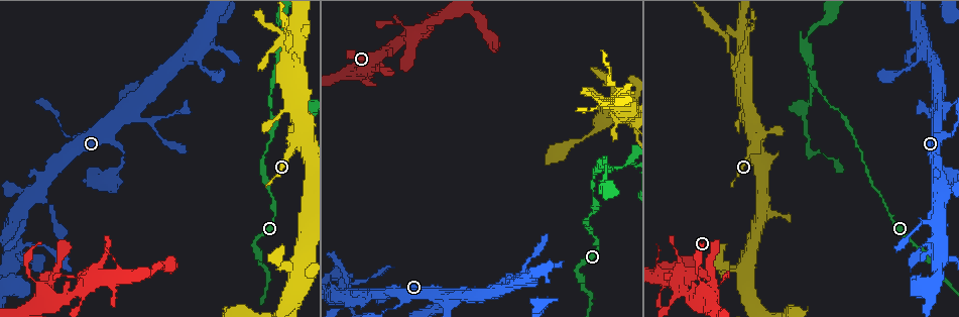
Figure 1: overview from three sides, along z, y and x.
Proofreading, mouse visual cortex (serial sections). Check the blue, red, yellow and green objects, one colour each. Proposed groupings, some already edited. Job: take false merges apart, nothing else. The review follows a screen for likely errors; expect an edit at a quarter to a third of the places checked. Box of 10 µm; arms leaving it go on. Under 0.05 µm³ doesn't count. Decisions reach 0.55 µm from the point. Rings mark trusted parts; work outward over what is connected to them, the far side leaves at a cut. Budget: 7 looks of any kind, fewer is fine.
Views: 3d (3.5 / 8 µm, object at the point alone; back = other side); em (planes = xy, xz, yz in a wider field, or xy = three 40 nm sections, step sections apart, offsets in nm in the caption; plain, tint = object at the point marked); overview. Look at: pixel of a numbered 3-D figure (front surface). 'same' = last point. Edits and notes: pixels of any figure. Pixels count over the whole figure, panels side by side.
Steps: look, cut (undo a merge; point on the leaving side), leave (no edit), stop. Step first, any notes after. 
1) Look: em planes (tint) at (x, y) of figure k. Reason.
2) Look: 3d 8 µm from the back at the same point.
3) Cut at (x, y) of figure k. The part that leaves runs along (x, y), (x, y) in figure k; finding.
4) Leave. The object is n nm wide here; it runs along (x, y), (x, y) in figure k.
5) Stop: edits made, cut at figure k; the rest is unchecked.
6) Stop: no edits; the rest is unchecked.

Look: 3d 3.5 µm from the back at (352, 300) of figure 1. Calibre changes.

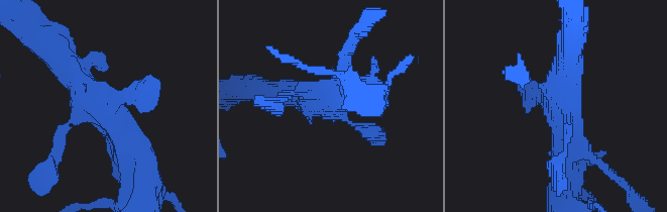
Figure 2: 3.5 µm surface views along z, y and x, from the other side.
Look: em planes (tint) at (562, 108) of figure 2.

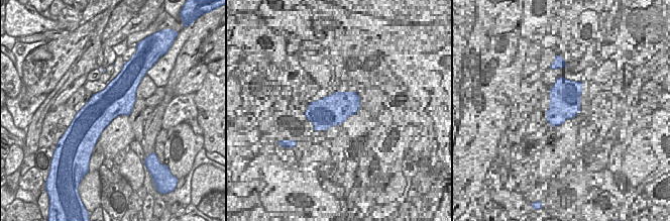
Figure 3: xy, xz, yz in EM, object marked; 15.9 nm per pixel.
Leave. It runs along (58, 54), (138, 150), (141, 163) in figure 2; one cell here.

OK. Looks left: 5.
Look: 3d 3.5 µm at (147, 121) of figure 1. Calibre changes.

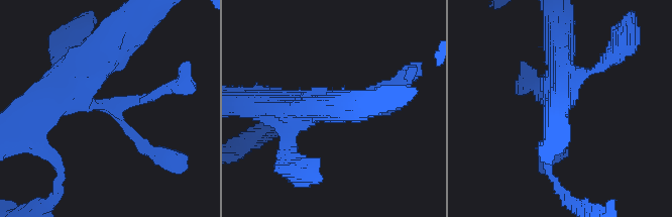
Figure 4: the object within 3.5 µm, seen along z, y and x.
Leave. It runs along (271, 109), (336, 106), (395, 83) in figure 4; one cell here.

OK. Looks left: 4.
Look: 3d 8 µm from the back at (273, 74) of figure 1. A fork.

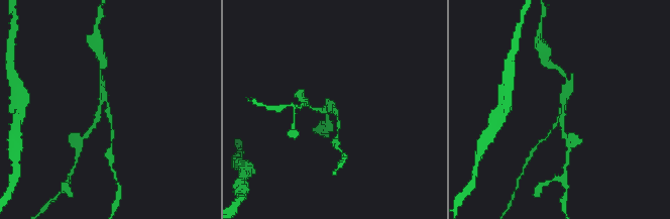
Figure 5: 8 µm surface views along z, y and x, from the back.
Look: em xy step 3 (tint) at the same point. 3 arms meet here; the arms are 150, 150, 250 nm wide.

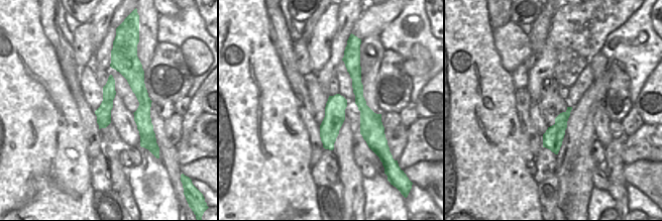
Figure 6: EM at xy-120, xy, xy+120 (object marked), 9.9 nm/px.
Cut at (94, 125) of figure 5. The object is 200 nm wide here; the part that leaves runs along (104, 99), (100, 83), (101, 66) in figure 5; a second cell is stuck on.

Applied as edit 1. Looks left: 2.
Stop: edits made, cut at figure 5; the rest is unchecked.

